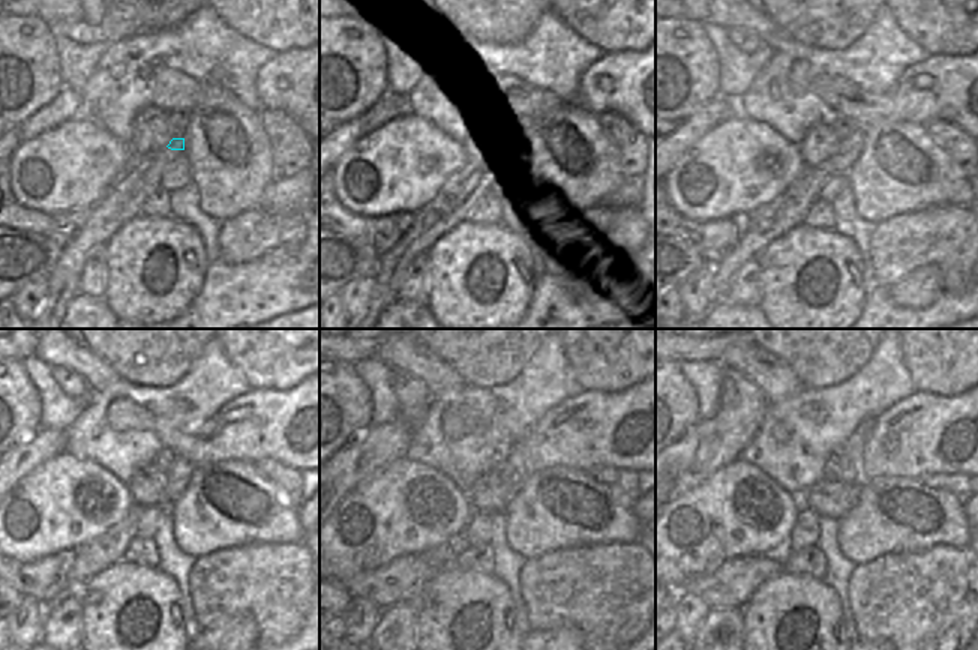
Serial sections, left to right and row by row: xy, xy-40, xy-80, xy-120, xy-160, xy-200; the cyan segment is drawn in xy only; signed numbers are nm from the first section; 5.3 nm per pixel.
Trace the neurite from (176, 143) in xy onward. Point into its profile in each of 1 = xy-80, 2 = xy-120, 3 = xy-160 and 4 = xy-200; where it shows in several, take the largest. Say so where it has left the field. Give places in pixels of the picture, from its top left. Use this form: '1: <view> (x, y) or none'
1: xy-80 (854, 141)
2: xy-120 (179, 475)
3: xy-160 (513, 473)
4: xy-200 (851, 463)

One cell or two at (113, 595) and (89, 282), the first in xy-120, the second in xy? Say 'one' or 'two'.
two

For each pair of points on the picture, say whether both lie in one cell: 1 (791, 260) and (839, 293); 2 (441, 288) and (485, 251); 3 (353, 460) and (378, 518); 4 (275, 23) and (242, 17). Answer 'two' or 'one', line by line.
1: one
2: one
3: two
4: one

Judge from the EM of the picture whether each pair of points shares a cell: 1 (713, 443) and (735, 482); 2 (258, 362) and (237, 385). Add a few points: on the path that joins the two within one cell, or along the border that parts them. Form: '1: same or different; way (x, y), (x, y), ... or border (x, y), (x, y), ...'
1: different; border (738, 458), (725, 464), (696, 485)
2: different; border (222, 349), (228, 362), (251, 389)

